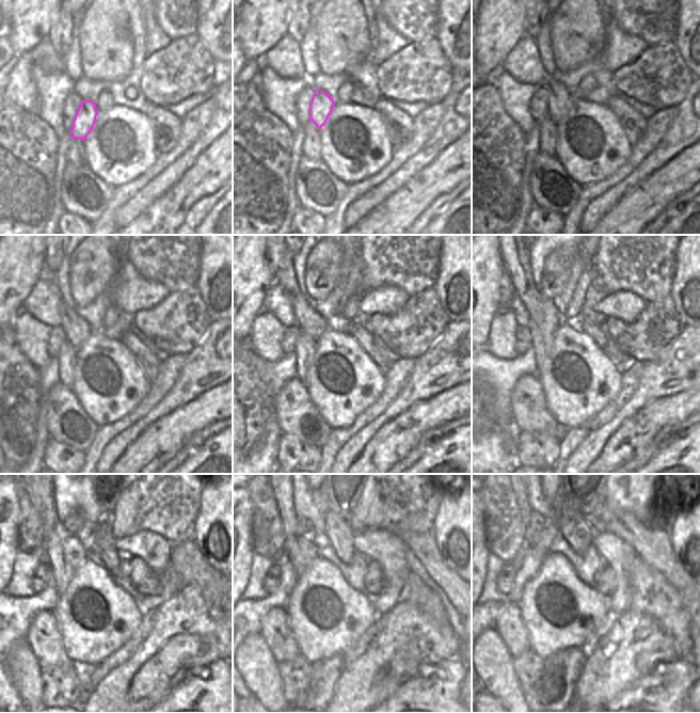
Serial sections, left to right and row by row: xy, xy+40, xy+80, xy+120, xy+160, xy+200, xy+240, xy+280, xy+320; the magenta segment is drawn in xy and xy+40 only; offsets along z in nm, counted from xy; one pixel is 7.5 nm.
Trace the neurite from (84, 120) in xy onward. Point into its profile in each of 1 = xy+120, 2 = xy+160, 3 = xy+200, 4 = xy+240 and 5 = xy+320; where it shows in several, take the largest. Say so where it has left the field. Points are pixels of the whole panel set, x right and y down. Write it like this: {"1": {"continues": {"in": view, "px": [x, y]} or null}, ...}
{"1": {"continues": {"in": "xy+120", "px": [77, 330]}}, "2": {"continues": {"in": "xy+160", "px": [280, 258]}}, "3": {"continues": {"in": "xy+200", "px": [515, 256]}}, "4": {"continues": {"in": "xy+240", "px": [41, 495]}}, "5": {"continues": {"in": "xy+320", "px": [539, 541]}}}

